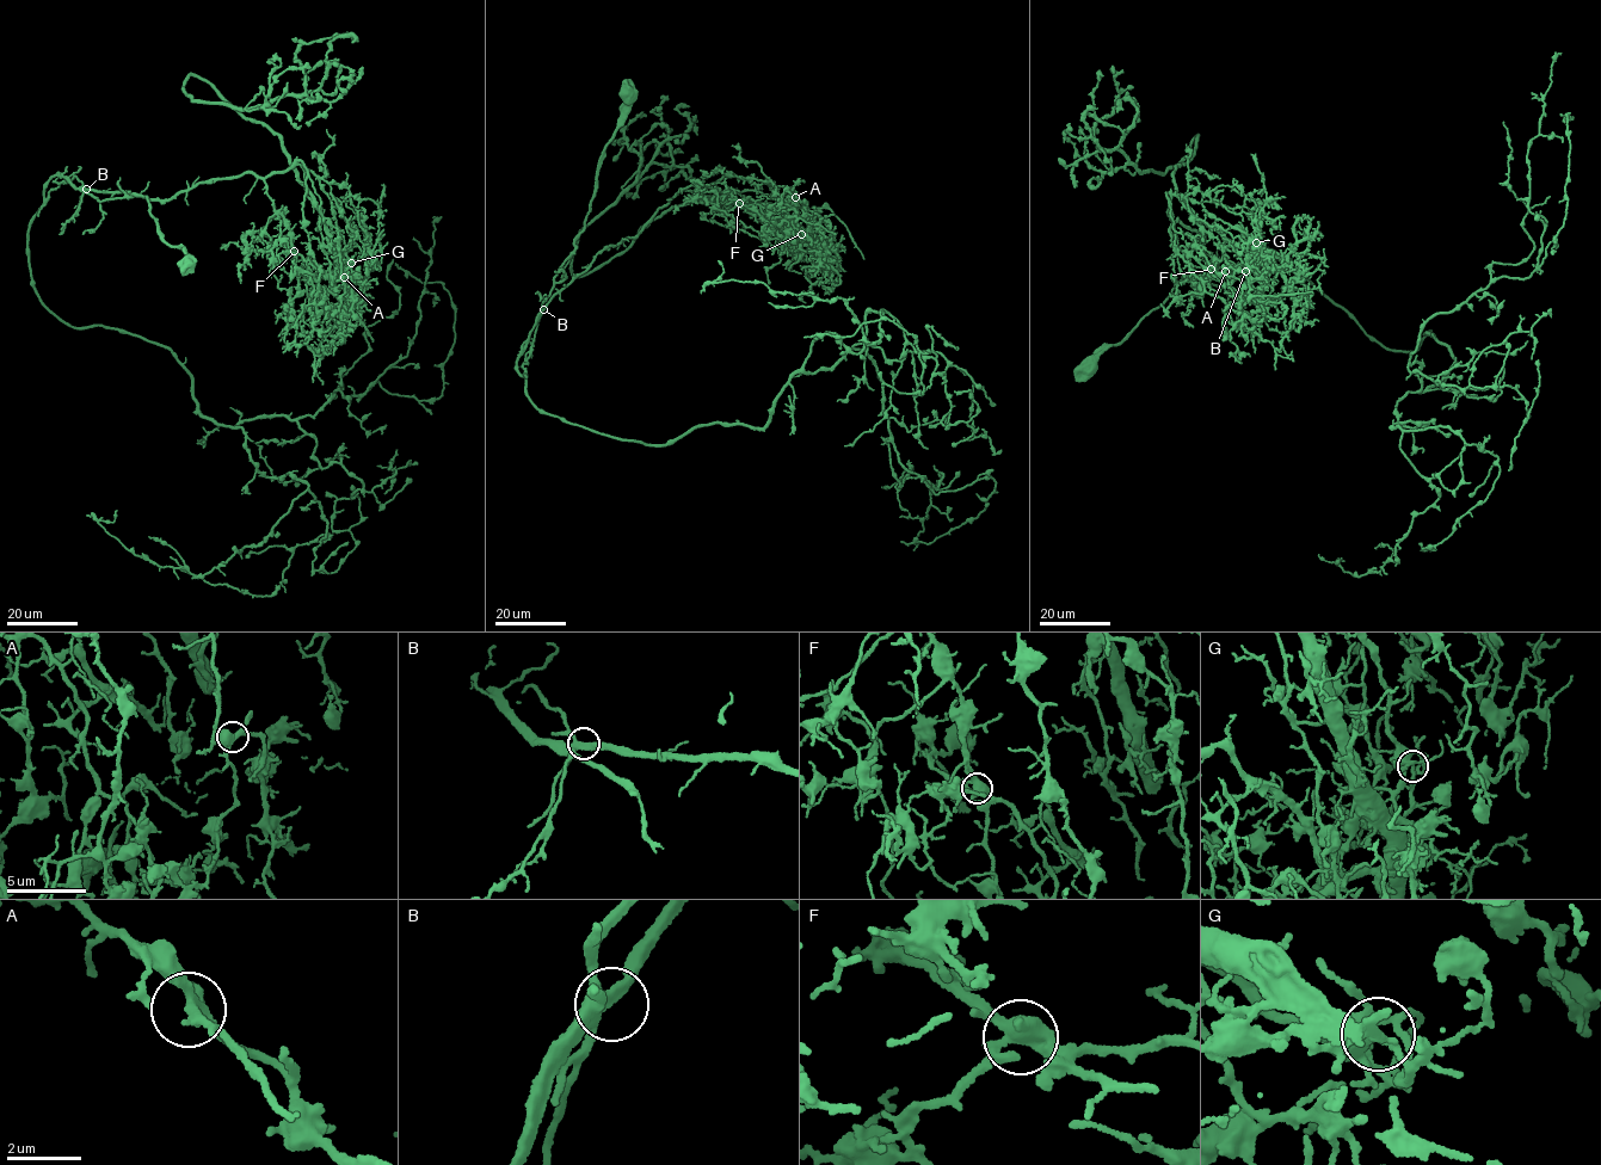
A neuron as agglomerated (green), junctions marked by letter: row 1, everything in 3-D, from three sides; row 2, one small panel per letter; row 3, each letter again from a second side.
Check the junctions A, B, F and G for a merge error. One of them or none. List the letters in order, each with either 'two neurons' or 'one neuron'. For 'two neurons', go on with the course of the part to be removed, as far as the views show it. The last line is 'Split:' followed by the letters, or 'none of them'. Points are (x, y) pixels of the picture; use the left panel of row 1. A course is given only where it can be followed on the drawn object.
A: one neuron
B: one neuron
F: one neuron
G: two neurons; foreign part runs (351, 263), (345, 273), (277, 134), (197, 76), (183, 87), (262, 105), (305, 93), (303, 44), (356, 42)
Split: G

